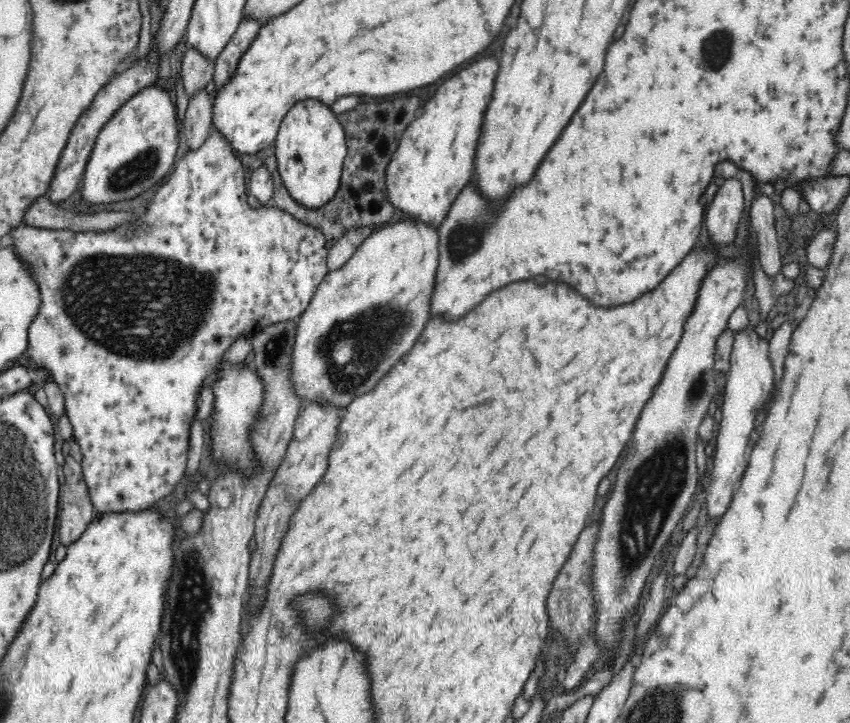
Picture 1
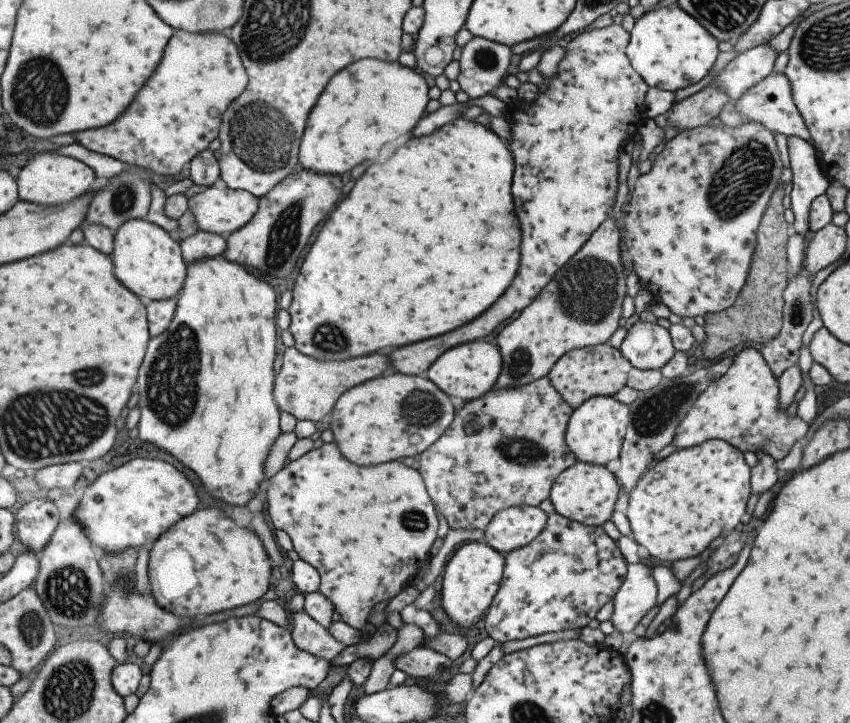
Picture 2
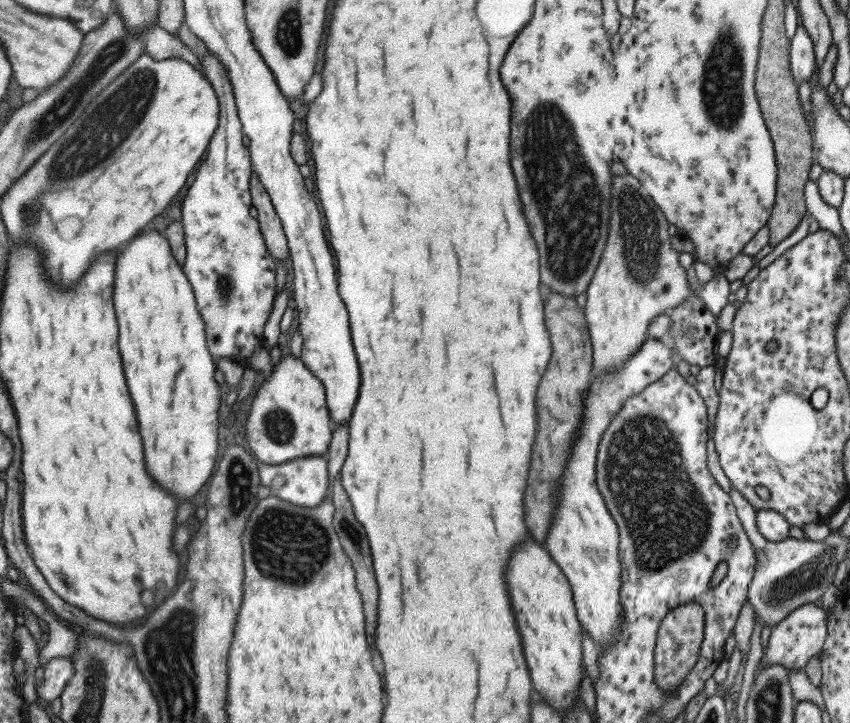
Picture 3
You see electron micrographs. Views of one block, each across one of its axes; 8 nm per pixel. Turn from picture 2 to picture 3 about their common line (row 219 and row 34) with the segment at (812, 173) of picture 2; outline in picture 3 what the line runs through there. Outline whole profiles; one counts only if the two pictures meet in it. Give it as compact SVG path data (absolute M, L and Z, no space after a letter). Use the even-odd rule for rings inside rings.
M797 24L794 35L789 40L788 61L793 80L807 82L813 75L815 69L813 42L800 24Z

